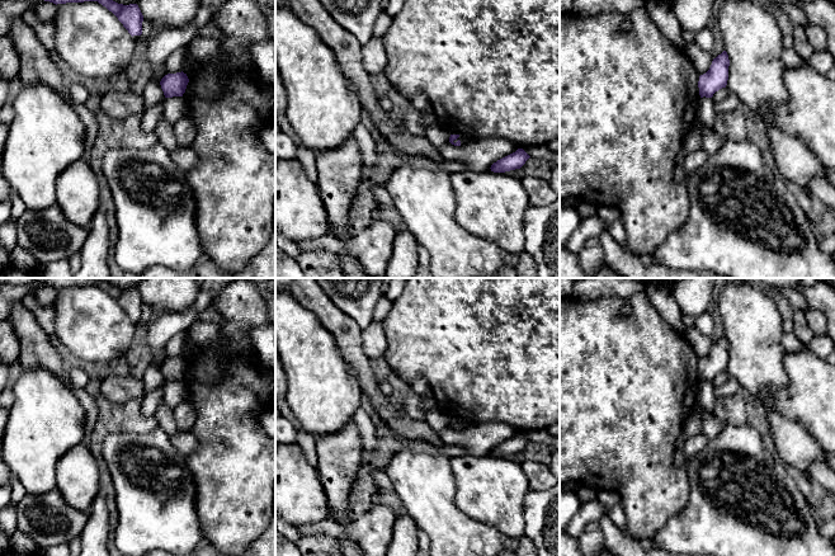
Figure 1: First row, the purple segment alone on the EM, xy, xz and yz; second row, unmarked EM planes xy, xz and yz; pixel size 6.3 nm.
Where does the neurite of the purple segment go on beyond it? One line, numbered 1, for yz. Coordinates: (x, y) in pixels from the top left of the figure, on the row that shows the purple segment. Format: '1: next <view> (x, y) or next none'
1: next none

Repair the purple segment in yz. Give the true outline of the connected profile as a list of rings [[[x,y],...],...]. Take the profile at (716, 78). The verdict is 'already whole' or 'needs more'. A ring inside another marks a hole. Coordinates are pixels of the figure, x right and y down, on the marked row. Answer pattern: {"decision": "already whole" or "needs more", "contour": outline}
{"decision": "already whole", "contour": [[[726,51],[713,58],[709,70],[699,76],[698,88],[700,98],[712,98],[716,91],[726,88],[728,80],[730,60]]]}

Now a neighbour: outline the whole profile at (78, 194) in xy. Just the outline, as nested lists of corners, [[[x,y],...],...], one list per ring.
[[[80,159],[65,169],[56,182],[57,206],[69,221],[89,228],[100,208],[99,184],[86,160]]]

